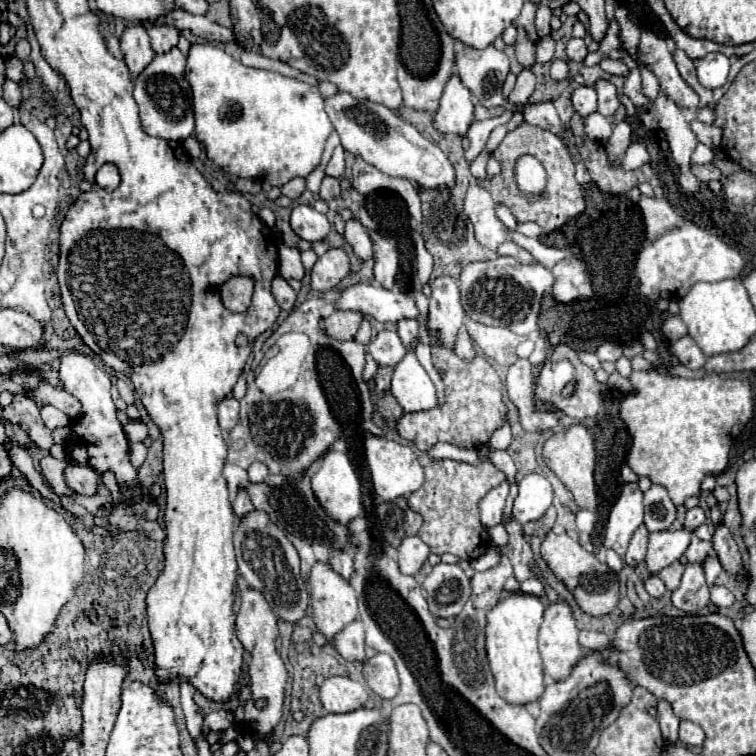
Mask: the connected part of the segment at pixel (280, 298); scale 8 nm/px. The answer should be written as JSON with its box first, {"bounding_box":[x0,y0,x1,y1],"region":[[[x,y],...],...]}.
{"bounding_box":[273,276,297,312],"region":[[[277,276],[273,280],[273,296],[275,296],[277,304],[281,306],[281,310],[285,310],[285,312],[289,312],[295,306],[295,302],[297,302],[295,290],[281,276]]]}

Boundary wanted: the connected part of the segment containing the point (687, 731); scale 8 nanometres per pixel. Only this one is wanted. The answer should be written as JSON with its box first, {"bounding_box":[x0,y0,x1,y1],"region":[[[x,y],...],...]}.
{"bounding_box":[679,720,705,746],"region":[[[681,720],[681,728],[679,728],[679,740],[687,746],[703,746],[705,740],[705,732],[701,726],[697,726],[695,722],[689,720]]]}

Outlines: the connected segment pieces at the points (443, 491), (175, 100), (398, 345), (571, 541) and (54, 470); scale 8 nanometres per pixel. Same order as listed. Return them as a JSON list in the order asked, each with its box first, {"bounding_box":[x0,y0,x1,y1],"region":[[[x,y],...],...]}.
[{"bounding_box":[407,460,505,560],"region":[[[433,460],[425,466],[425,482],[423,486],[411,494],[407,500],[409,508],[423,516],[423,526],[419,530],[419,538],[431,548],[433,554],[457,554],[461,560],[475,560],[487,552],[491,546],[491,538],[485,526],[479,522],[477,502],[481,494],[505,482],[505,474],[497,470],[493,464],[467,464],[457,460]]]},{"bounding_box":[133,48,193,142],"region":[[[173,48],[169,54],[153,58],[153,62],[135,80],[133,96],[139,106],[139,116],[145,134],[175,142],[183,142],[189,136],[193,136],[193,94],[189,82],[185,80],[185,56],[177,48]]]},{"bounding_box":[367,330,407,368],"region":[[[395,330],[379,332],[367,348],[369,348],[369,354],[373,356],[373,360],[383,368],[385,366],[395,368],[395,364],[399,364],[403,360],[403,356],[407,354],[407,348],[403,346],[403,342]]]},{"bounding_box":[541,530,619,616],"region":[[[553,530],[541,544],[541,556],[553,570],[553,574],[565,582],[565,586],[573,592],[579,608],[589,616],[605,616],[609,614],[619,602],[619,580],[617,574],[591,552],[587,552],[579,540],[567,532],[555,534]]]},{"bounding_box":[41,456,69,494],"region":[[[45,456],[41,460],[41,472],[45,476],[45,480],[51,484],[51,488],[57,492],[57,494],[69,494],[69,488],[63,480],[63,470],[65,470],[65,462],[63,460],[55,460],[53,456]]]}]

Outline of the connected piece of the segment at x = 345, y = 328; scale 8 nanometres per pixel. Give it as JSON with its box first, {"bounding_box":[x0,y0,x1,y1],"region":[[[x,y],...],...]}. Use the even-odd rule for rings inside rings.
{"bounding_box":[323,310,363,340],"region":[[[335,310],[329,318],[323,320],[323,328],[329,336],[333,336],[337,340],[351,340],[351,338],[355,338],[361,322],[363,322],[361,312]]]}

